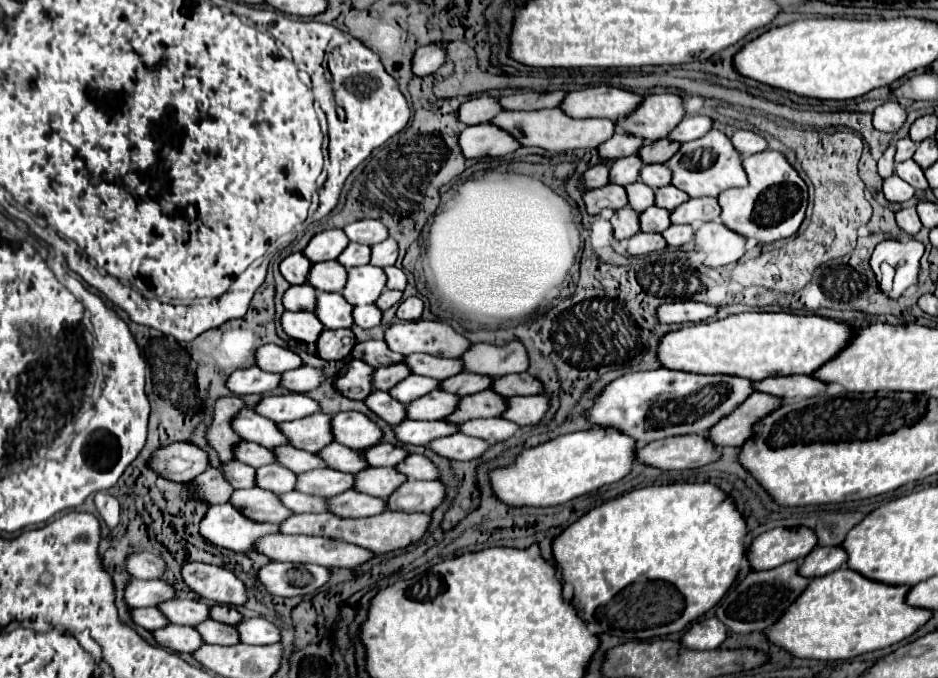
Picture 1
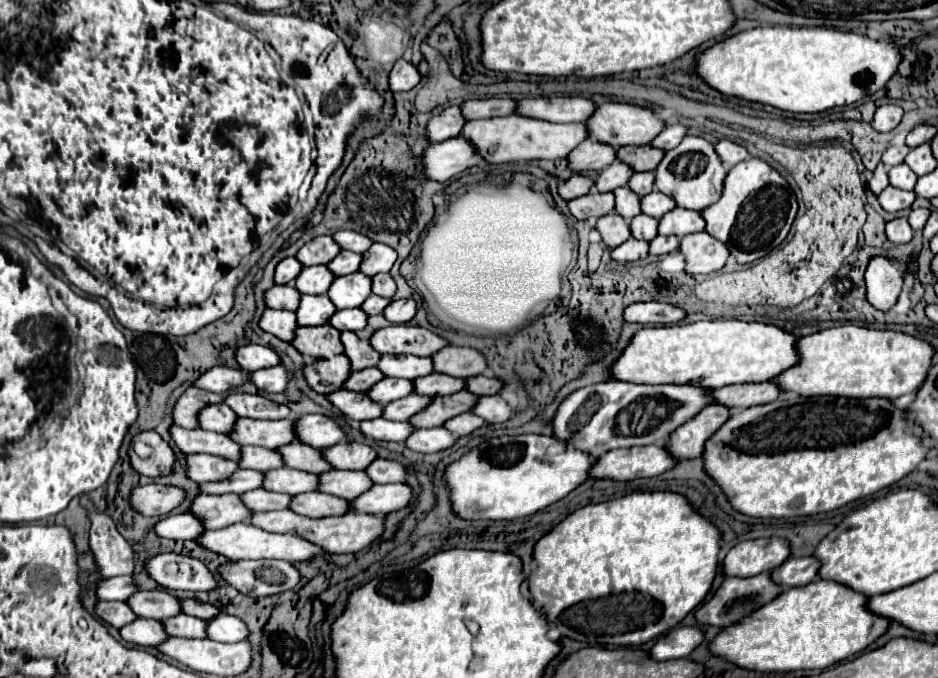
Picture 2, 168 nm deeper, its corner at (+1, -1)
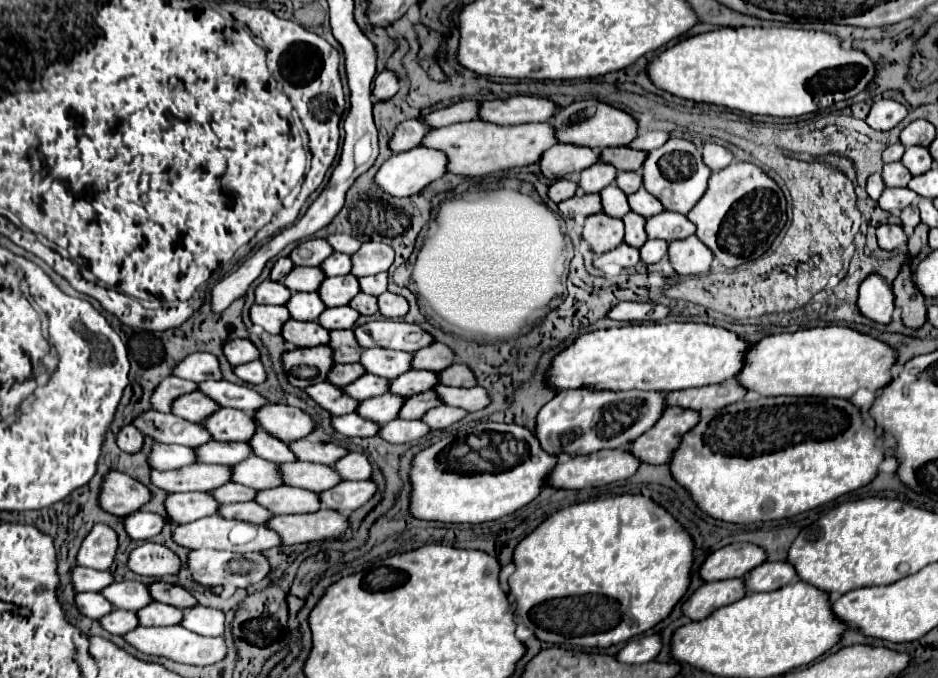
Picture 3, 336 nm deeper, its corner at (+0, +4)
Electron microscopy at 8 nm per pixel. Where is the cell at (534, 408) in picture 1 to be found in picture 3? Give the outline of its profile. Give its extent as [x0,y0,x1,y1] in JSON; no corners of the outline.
[435,386,491,412]

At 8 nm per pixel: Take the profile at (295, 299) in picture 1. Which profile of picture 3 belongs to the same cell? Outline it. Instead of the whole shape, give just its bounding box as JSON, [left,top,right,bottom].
[255,280,291,304]

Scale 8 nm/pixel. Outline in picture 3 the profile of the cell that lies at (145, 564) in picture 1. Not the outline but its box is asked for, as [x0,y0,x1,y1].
[77,524,117,570]

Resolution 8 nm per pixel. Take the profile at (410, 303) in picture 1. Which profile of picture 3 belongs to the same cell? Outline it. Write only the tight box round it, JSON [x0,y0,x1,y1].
[379,292,409,318]

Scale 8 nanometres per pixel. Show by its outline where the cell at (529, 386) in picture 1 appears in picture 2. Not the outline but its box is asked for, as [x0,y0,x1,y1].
[466,375,502,397]

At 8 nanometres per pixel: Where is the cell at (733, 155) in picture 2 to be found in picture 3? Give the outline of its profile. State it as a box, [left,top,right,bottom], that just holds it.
[703,142,735,172]

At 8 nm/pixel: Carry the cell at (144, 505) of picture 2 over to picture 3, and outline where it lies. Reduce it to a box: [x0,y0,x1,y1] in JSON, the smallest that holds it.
[99,472,153,516]

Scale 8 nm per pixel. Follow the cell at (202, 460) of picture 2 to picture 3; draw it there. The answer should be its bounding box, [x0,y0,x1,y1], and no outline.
[149,444,197,470]

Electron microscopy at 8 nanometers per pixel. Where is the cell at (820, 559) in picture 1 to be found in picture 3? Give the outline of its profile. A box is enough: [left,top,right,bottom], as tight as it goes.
[747,562,799,592]

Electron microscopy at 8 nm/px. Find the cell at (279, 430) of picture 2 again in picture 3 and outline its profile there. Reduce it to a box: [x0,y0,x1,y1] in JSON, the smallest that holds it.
[203,408,257,442]

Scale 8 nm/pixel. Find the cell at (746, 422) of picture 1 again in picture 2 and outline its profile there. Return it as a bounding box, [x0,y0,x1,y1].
[664,405,730,459]

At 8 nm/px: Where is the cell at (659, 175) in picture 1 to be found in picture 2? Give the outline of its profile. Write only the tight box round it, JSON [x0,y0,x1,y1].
[628,171,654,197]

